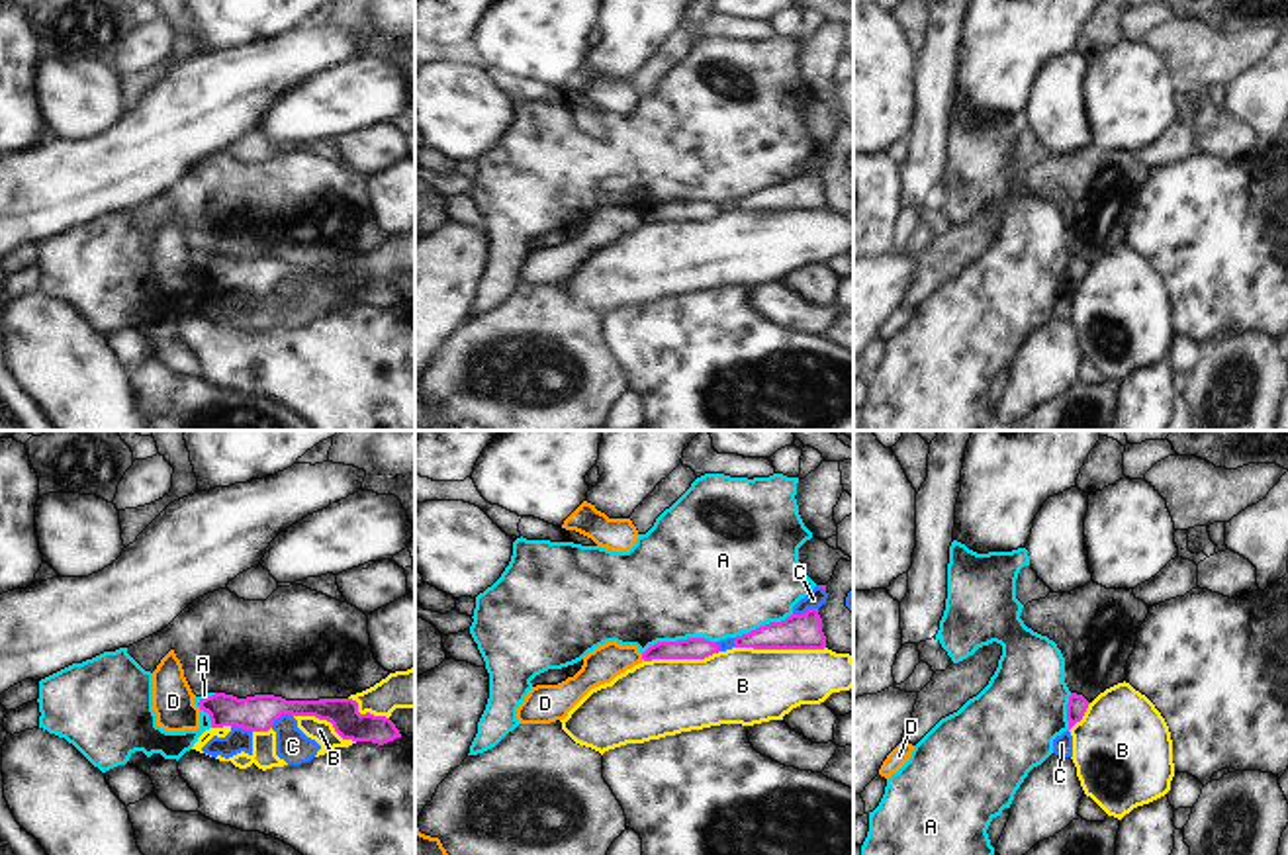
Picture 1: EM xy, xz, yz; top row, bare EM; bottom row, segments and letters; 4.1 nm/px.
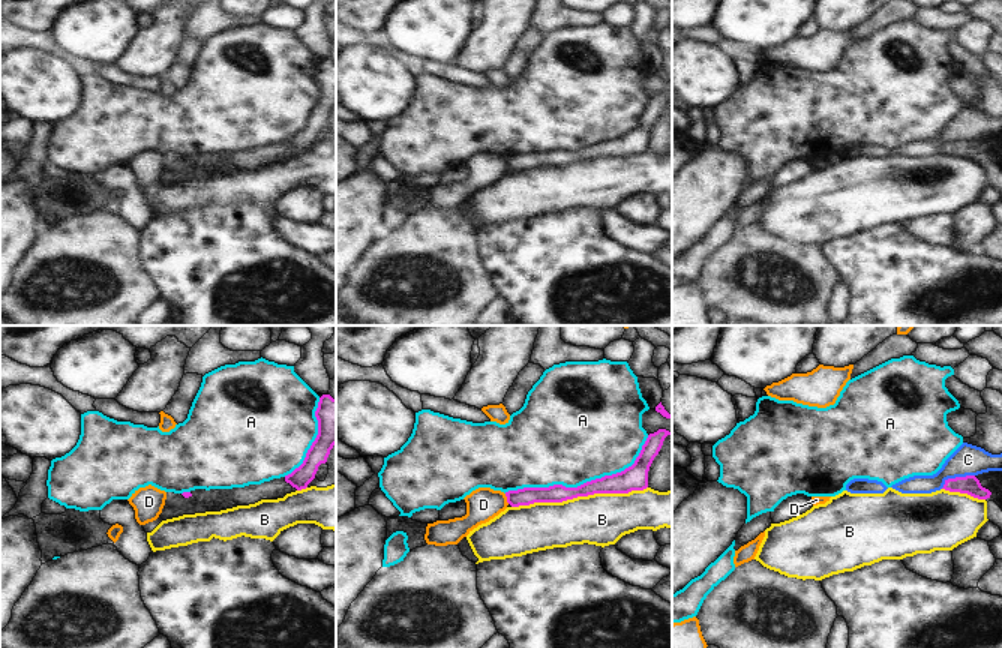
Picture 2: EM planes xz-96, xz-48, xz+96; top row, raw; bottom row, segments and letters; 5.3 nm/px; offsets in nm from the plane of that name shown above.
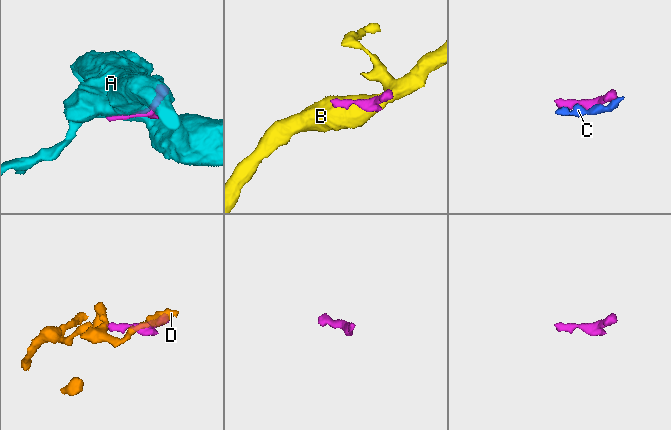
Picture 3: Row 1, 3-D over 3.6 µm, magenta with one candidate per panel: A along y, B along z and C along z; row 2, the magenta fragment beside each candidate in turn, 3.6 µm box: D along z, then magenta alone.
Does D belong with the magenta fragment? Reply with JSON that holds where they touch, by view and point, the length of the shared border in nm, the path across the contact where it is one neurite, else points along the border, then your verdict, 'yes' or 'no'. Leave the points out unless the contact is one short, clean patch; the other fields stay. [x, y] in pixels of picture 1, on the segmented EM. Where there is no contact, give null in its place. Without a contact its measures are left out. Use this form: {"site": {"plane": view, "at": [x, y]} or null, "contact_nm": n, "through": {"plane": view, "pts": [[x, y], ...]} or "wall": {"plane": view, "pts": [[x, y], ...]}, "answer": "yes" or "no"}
{"site": {"plane": "xy", "at": [200, 709]}, "contact_nm": 30, "wall": {"plane": "xy", "pts": [[198, 705], [200, 711]]}, "answer": "no"}

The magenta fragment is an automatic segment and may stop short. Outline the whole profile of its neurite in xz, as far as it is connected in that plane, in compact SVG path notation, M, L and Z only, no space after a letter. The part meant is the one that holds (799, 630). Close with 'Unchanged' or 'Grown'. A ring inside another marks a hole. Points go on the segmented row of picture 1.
M818 608L791 614L781 622L769 622L734 638L734 648L754 650L824 650L826 636Z. Unchanged

